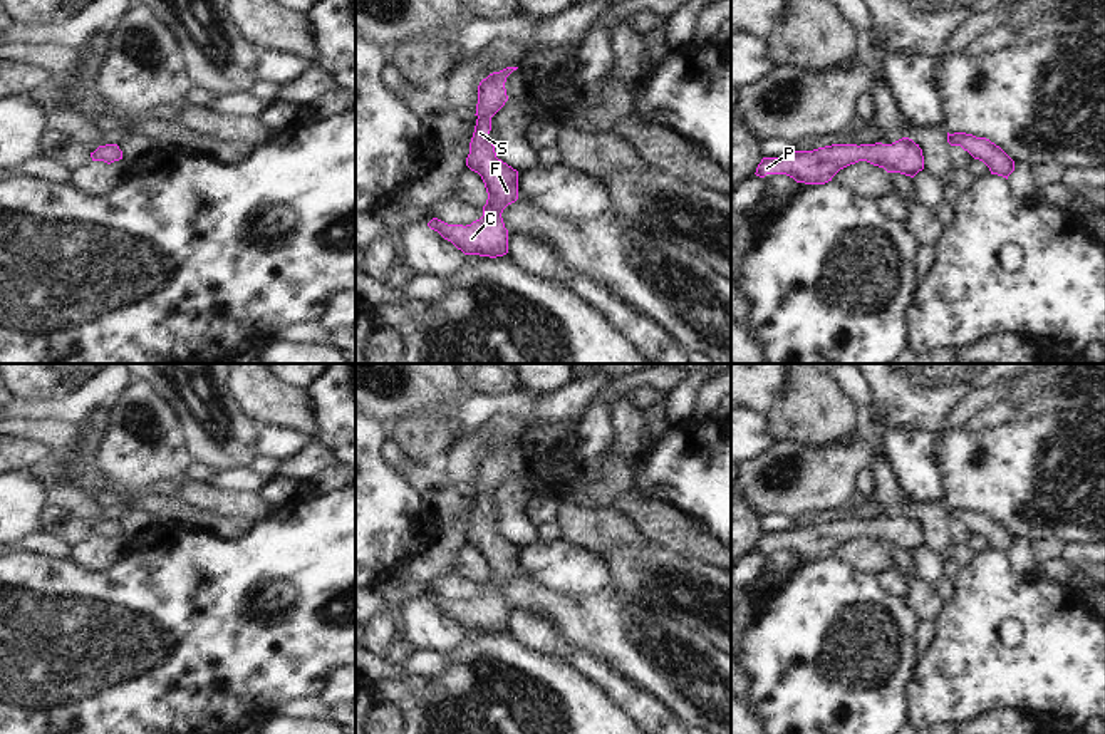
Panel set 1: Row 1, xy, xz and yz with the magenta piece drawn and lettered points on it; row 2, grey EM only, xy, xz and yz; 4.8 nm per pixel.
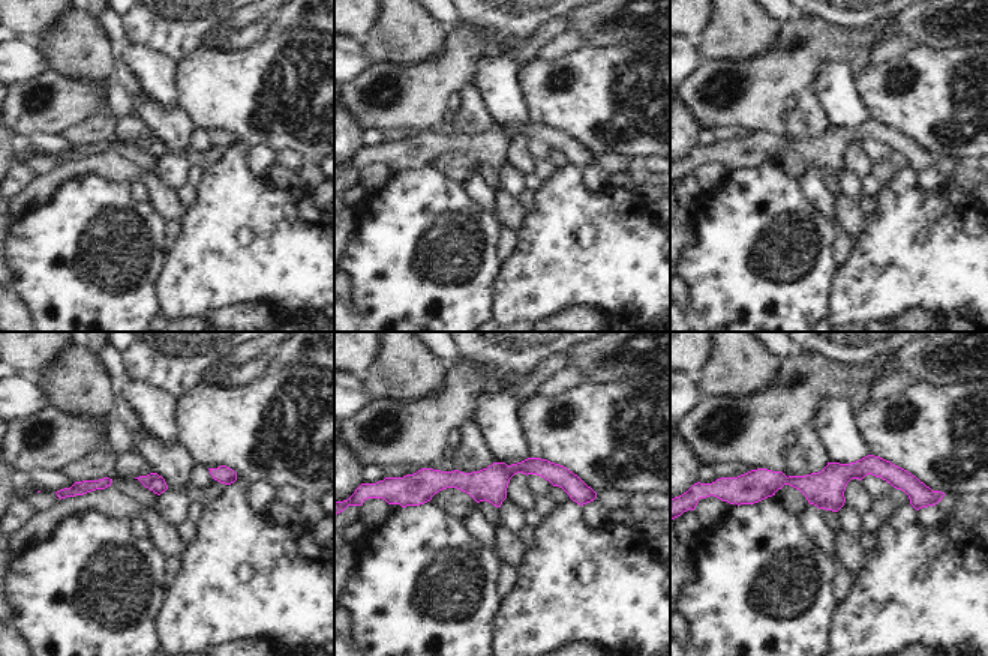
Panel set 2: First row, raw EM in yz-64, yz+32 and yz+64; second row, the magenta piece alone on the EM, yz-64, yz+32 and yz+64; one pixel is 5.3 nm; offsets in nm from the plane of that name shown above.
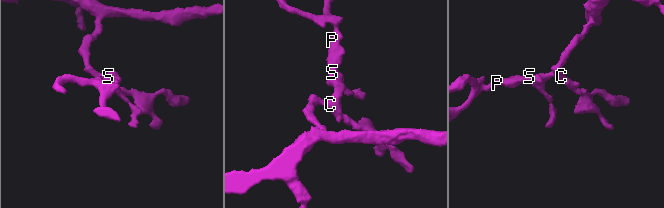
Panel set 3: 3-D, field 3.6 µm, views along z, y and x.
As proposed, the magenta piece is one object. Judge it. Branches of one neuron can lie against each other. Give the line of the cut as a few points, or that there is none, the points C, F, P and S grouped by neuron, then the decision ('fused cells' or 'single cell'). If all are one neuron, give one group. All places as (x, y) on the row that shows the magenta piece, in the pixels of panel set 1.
no cut | C F P S | single cell

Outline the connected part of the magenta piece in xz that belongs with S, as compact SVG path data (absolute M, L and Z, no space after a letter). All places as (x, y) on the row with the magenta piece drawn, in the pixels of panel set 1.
M506 67L490 74L478 85L476 126L469 142L466 166L485 183L488 199L483 216L471 225L448 225L433 218L428 226L451 241L464 255L503 256L508 253L508 230L501 213L518 199L518 171L496 158L493 142L486 137L491 117L508 101L505 82L518 67Z

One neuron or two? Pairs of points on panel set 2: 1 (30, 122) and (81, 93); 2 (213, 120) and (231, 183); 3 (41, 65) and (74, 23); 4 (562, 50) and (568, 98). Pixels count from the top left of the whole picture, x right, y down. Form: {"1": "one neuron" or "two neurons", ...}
{"1": "one neuron", "2": "two neurons", "3": "two neurons", "4": "two neurons"}

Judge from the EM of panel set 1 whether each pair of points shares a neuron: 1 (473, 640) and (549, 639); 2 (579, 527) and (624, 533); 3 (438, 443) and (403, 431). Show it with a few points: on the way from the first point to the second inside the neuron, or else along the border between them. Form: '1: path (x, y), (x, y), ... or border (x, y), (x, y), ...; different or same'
1: border (507, 629), (522, 642), (554, 654); different
2: path (591, 528), (612, 528); same
3: path (430, 438), (411, 433); same

